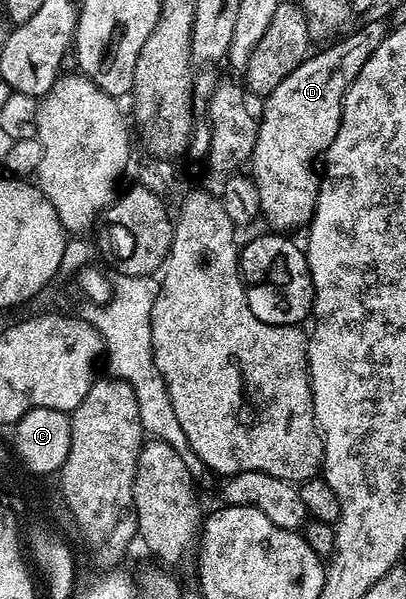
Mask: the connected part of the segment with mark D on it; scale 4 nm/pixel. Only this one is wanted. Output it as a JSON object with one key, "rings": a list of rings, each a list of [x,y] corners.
{"rings":[[[369,21],[360,24],[360,29],[352,28],[344,41],[339,41],[329,49],[323,49],[320,53],[312,52],[296,69],[289,71],[281,83],[272,93],[266,94],[263,105],[263,118],[259,121],[259,134],[254,134],[253,148],[249,153],[249,176],[255,182],[257,195],[261,195],[261,207],[259,208],[262,220],[268,221],[275,231],[289,231],[287,229],[299,229],[310,226],[311,217],[315,213],[315,200],[319,194],[319,178],[317,162],[326,154],[327,148],[333,143],[333,139],[339,130],[341,123],[341,111],[343,100],[361,67],[381,47],[389,32],[387,21]]]}

